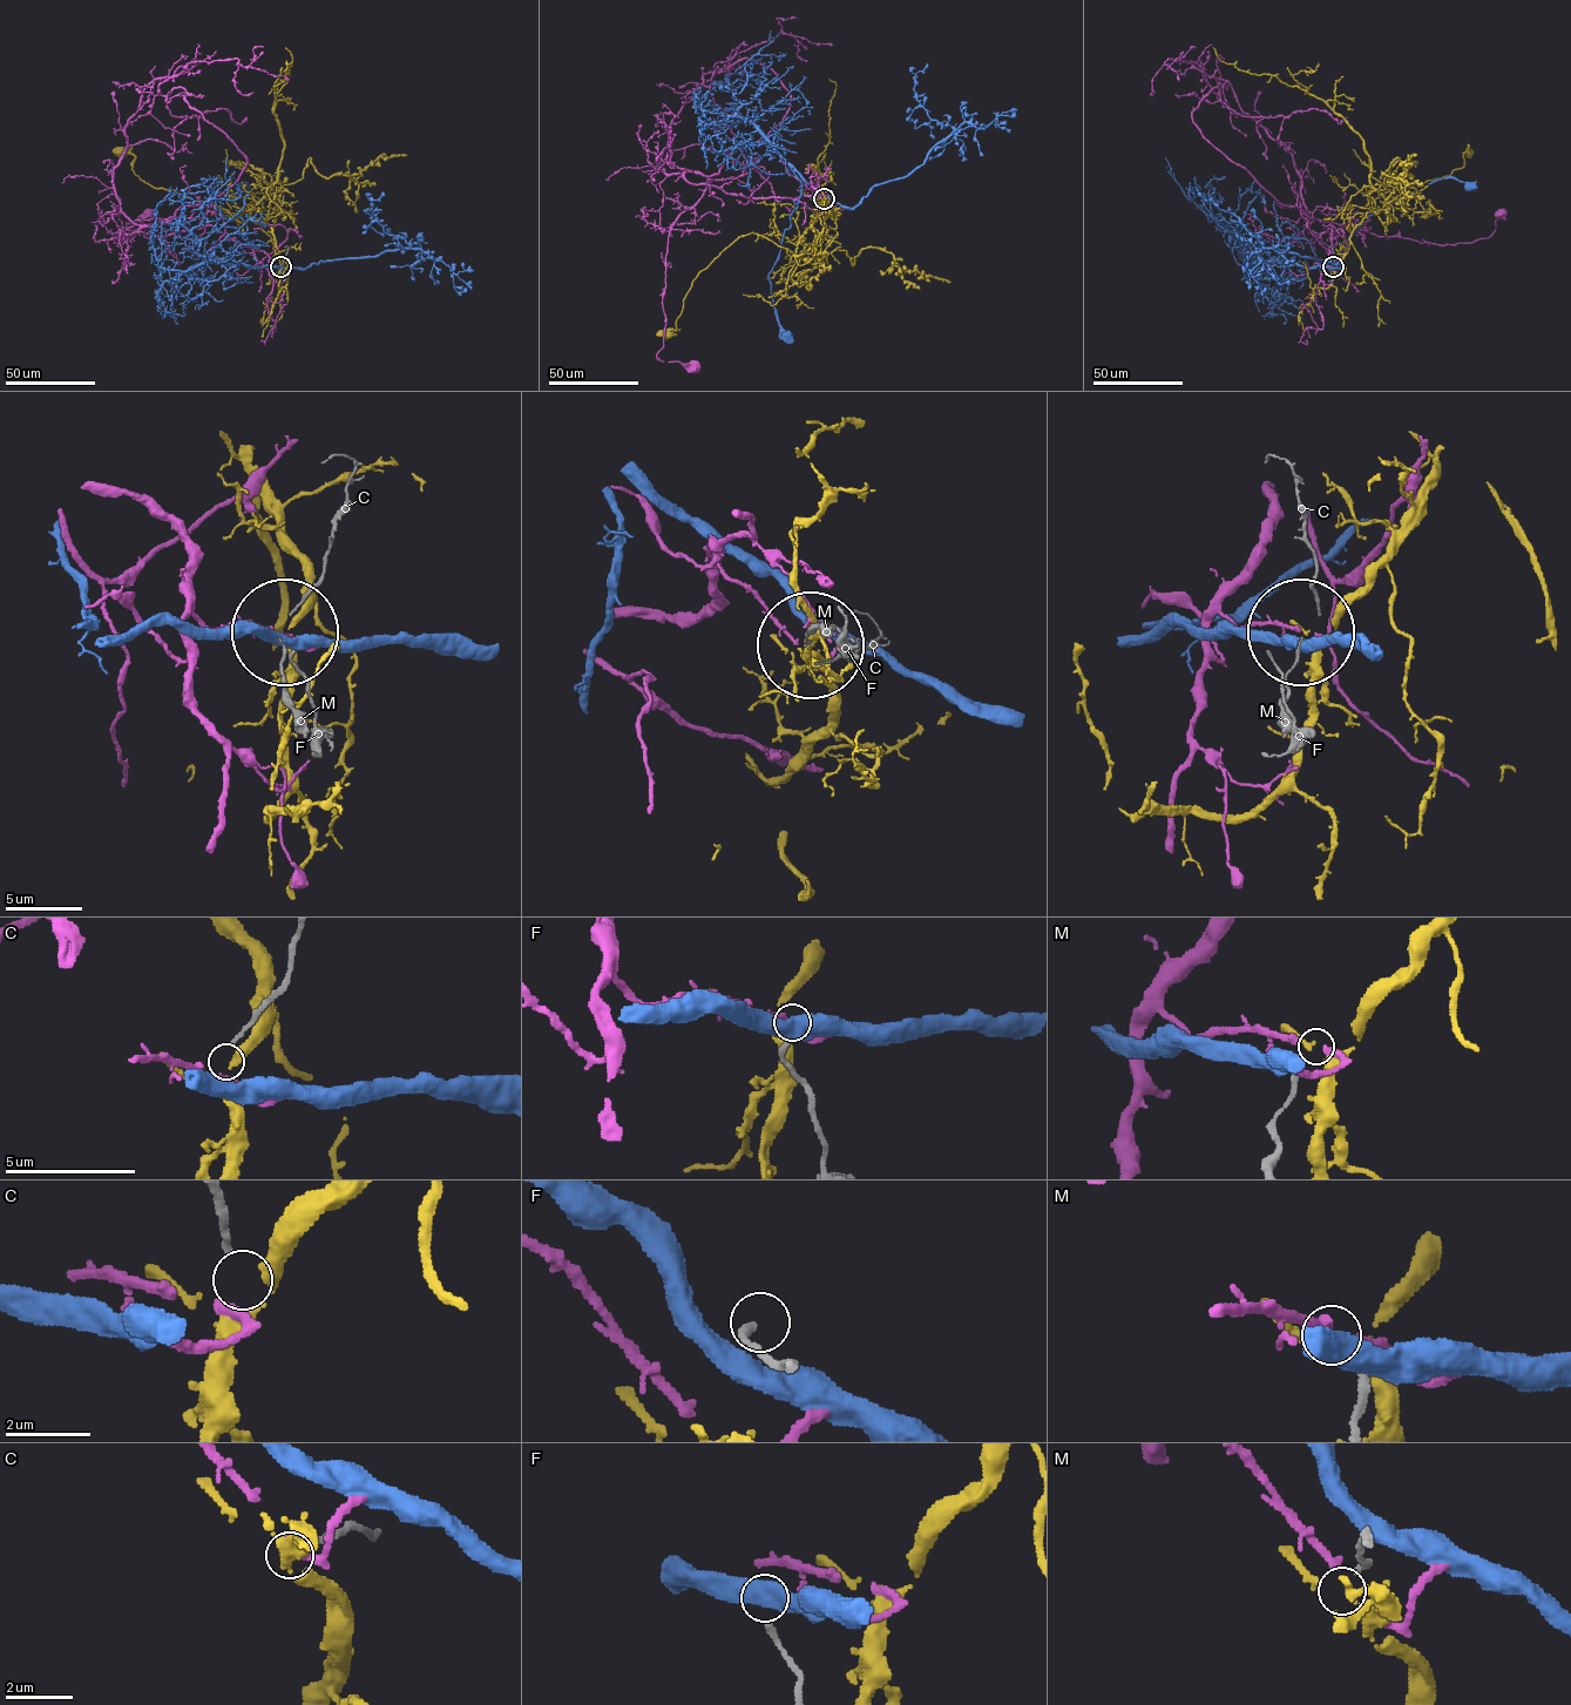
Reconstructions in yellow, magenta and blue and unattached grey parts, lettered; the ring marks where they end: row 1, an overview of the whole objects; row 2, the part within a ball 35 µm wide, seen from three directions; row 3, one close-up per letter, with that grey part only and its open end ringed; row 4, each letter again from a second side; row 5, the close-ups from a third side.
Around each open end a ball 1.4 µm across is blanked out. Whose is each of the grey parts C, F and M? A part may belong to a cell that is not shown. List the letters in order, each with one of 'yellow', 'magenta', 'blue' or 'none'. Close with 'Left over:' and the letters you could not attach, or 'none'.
C: yellow
F: none
M: none
Left over: F, M

